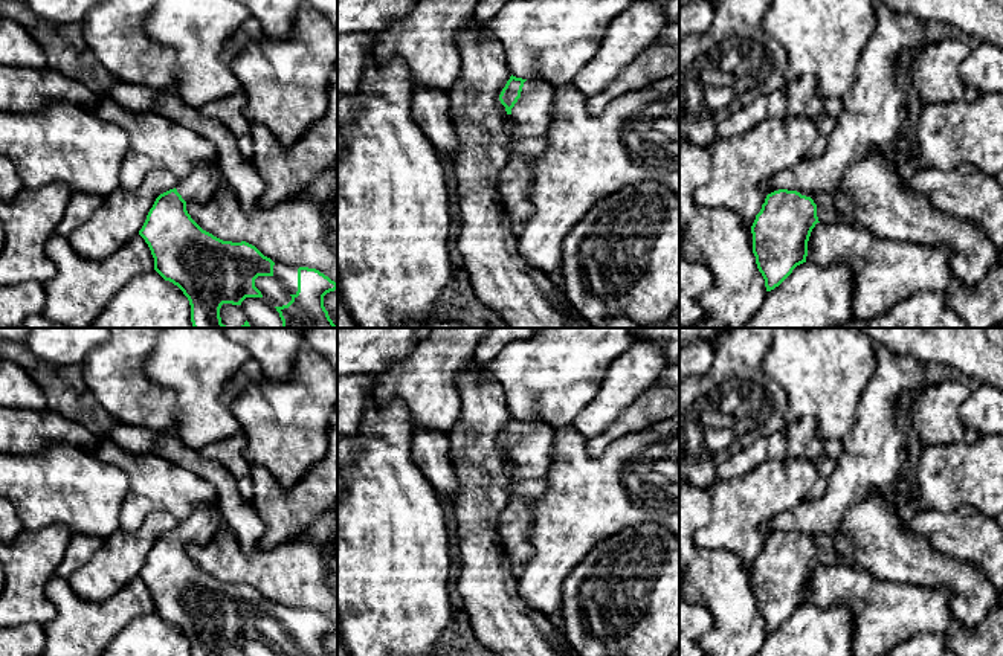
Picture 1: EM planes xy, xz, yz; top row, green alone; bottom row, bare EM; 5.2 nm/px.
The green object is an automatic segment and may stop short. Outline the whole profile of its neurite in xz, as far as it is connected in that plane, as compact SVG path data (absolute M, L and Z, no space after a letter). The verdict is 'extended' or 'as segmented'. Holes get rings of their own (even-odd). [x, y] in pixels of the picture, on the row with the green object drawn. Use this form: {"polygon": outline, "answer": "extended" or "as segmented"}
{"polygon": "M511 75L499 95L510 116L510 136L513 139L545 136L551 124L554 98L556 87L548 81Z", "answer": "extended"}

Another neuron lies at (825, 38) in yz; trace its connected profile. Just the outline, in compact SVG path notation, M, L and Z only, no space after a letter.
M772 0L762 29L786 52L788 82L812 75L823 99L844 99L875 24L873 0Z

